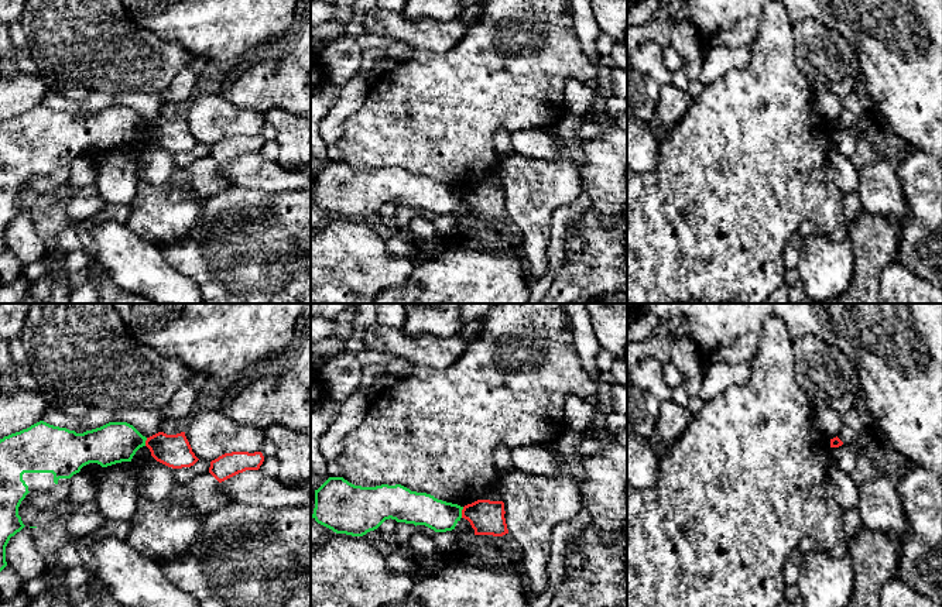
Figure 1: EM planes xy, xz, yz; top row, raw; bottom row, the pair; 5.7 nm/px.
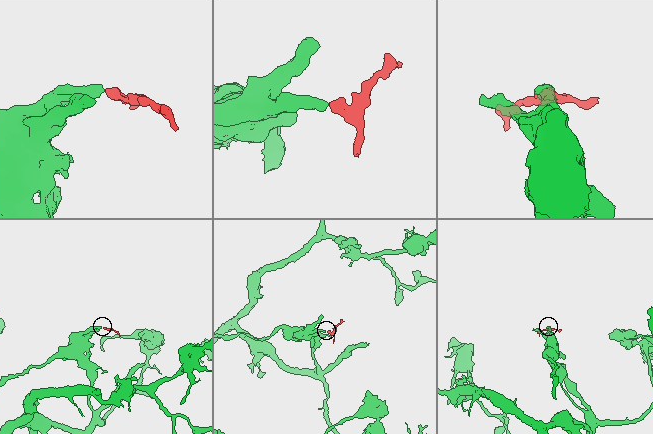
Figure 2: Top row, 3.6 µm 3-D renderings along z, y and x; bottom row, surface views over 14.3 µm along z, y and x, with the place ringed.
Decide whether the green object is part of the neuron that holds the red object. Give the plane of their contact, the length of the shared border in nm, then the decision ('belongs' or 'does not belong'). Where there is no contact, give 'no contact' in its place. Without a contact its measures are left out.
meets red in xz; contact 70 nm long; does not belong

